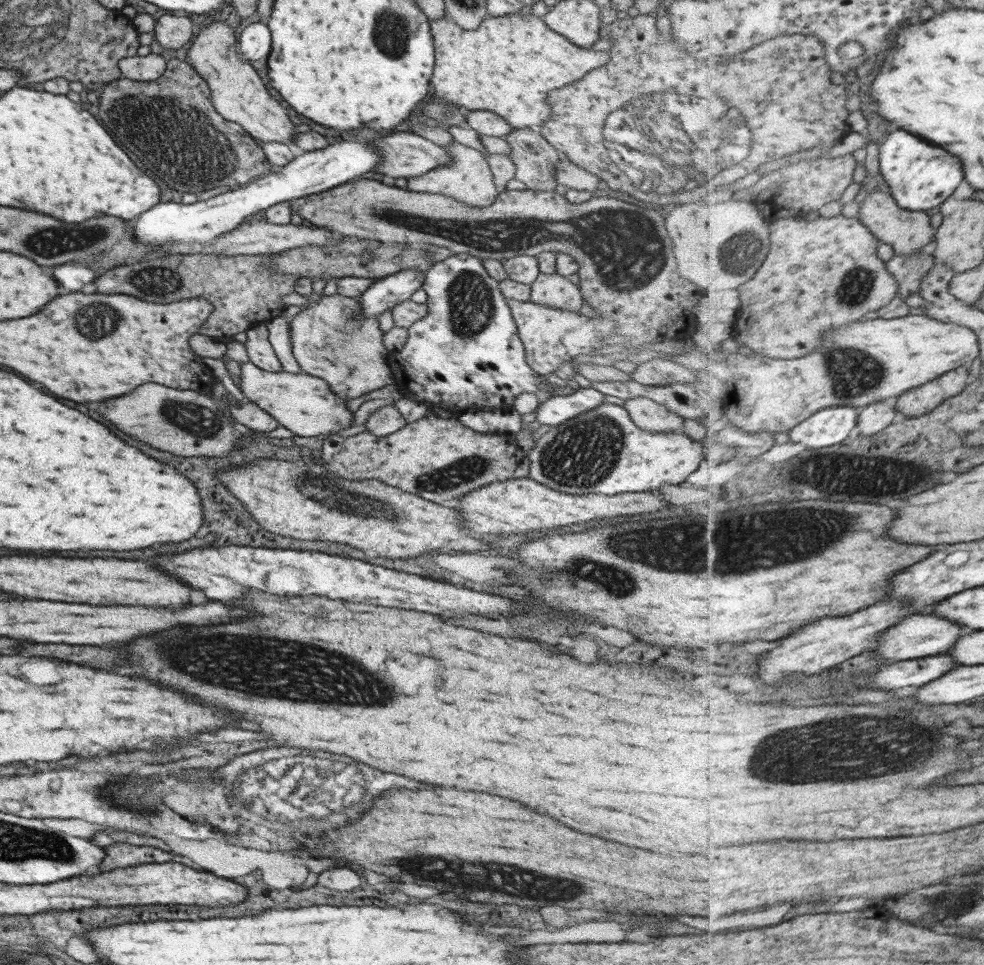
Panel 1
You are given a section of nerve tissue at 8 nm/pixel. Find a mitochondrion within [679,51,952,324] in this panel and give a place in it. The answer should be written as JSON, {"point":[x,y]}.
{"point":[857,285]}

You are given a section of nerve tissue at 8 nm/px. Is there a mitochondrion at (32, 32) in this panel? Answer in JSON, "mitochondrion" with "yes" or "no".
{"mitochondrion":"yes"}

